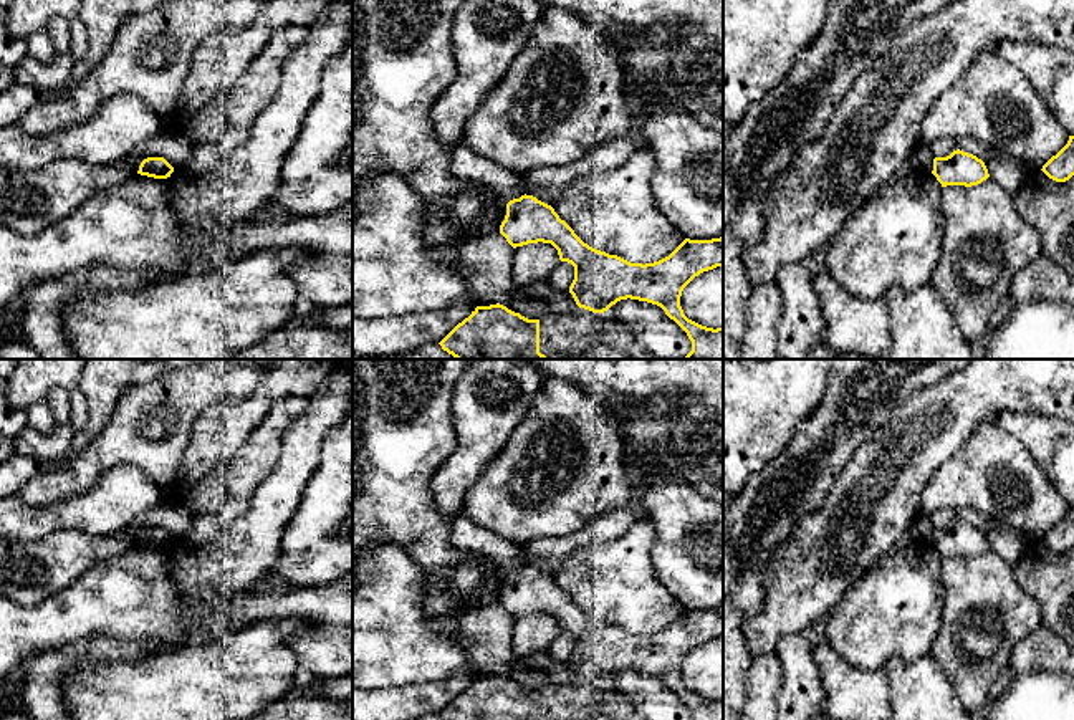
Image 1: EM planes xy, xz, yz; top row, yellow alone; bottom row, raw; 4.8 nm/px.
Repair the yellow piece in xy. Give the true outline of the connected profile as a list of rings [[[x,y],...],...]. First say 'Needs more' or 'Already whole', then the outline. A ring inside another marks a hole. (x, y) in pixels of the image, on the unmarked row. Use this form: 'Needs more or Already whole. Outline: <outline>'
Already whole. Outline: [[[147,528],[141,533],[137,545],[154,548],[154,550],[167,550],[174,543],[174,538],[164,528]]]

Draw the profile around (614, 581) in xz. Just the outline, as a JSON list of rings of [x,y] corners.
[[[639,516],[626,535],[574,550],[551,578],[589,617],[630,634],[659,632],[685,609],[655,574],[654,543],[654,526]]]

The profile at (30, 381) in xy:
[[[17,359],[15,369],[3,376],[8,402],[26,409],[43,401],[53,387],[78,389],[86,359]]]

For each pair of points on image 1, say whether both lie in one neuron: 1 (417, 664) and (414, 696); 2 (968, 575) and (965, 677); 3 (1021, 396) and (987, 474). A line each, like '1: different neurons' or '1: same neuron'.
1: different neurons
2: same neuron
3: different neurons

